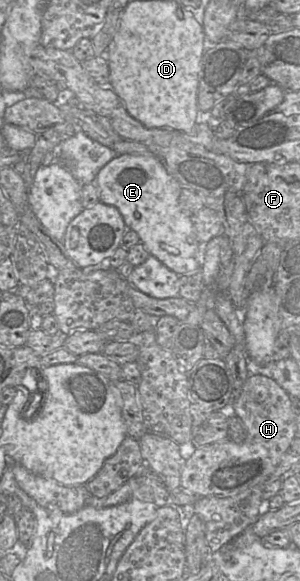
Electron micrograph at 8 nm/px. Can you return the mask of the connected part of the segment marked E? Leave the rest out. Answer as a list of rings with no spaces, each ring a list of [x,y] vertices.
[[[122,154],[107,163],[95,179],[100,202],[116,207],[127,229],[135,231],[149,255],[178,275],[193,275],[202,268],[196,260],[200,245],[192,216],[180,205],[182,186],[155,156]]]

